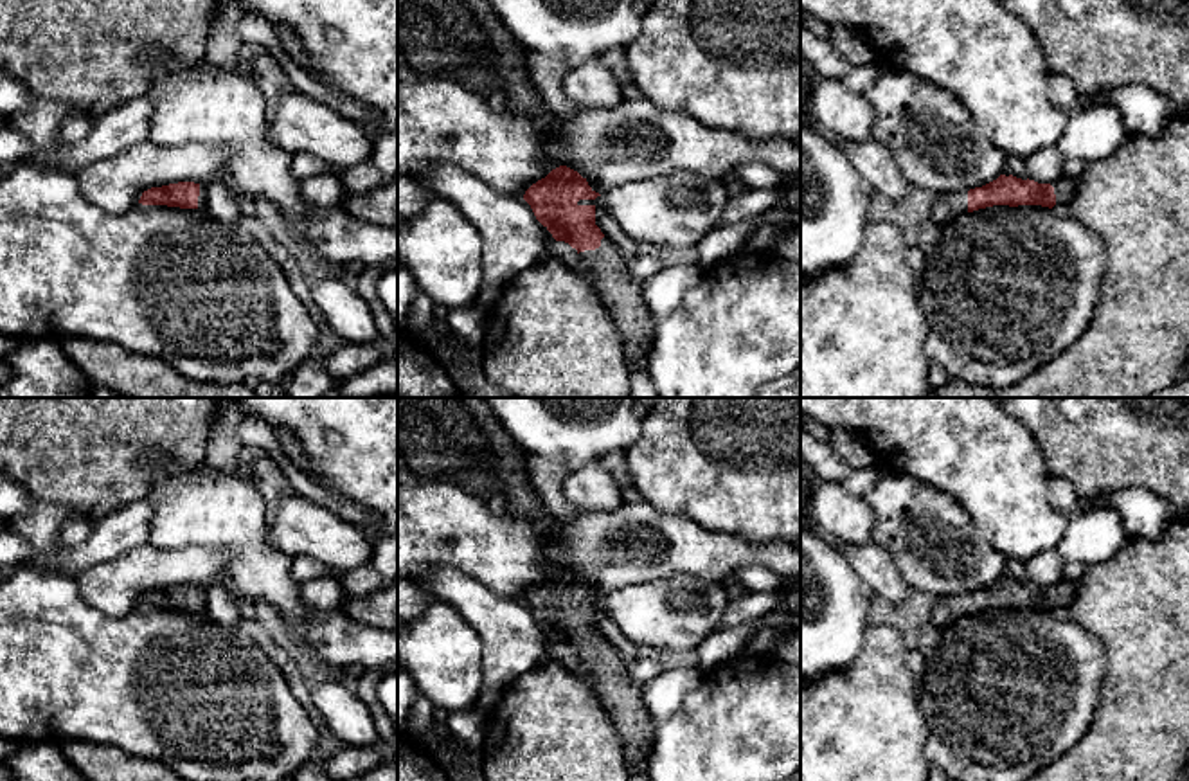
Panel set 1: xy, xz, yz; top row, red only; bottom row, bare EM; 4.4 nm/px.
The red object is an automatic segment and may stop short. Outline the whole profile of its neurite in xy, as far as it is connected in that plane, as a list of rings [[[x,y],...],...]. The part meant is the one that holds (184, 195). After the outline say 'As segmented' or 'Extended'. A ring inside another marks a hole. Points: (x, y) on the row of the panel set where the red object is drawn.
[[[178,182],[162,187],[151,187],[142,193],[142,205],[167,205],[180,209],[203,209],[207,187],[194,182]]]. Extended

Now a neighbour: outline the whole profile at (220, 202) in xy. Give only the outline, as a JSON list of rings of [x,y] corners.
[[[209,182],[203,185],[207,187],[203,209],[223,223],[237,225],[241,209],[237,198],[230,193],[230,189],[219,182]]]

